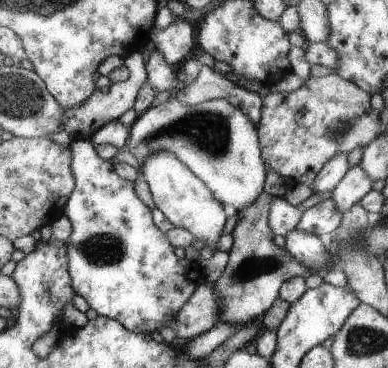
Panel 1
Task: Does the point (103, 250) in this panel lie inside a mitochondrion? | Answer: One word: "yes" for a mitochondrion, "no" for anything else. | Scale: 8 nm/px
yes

